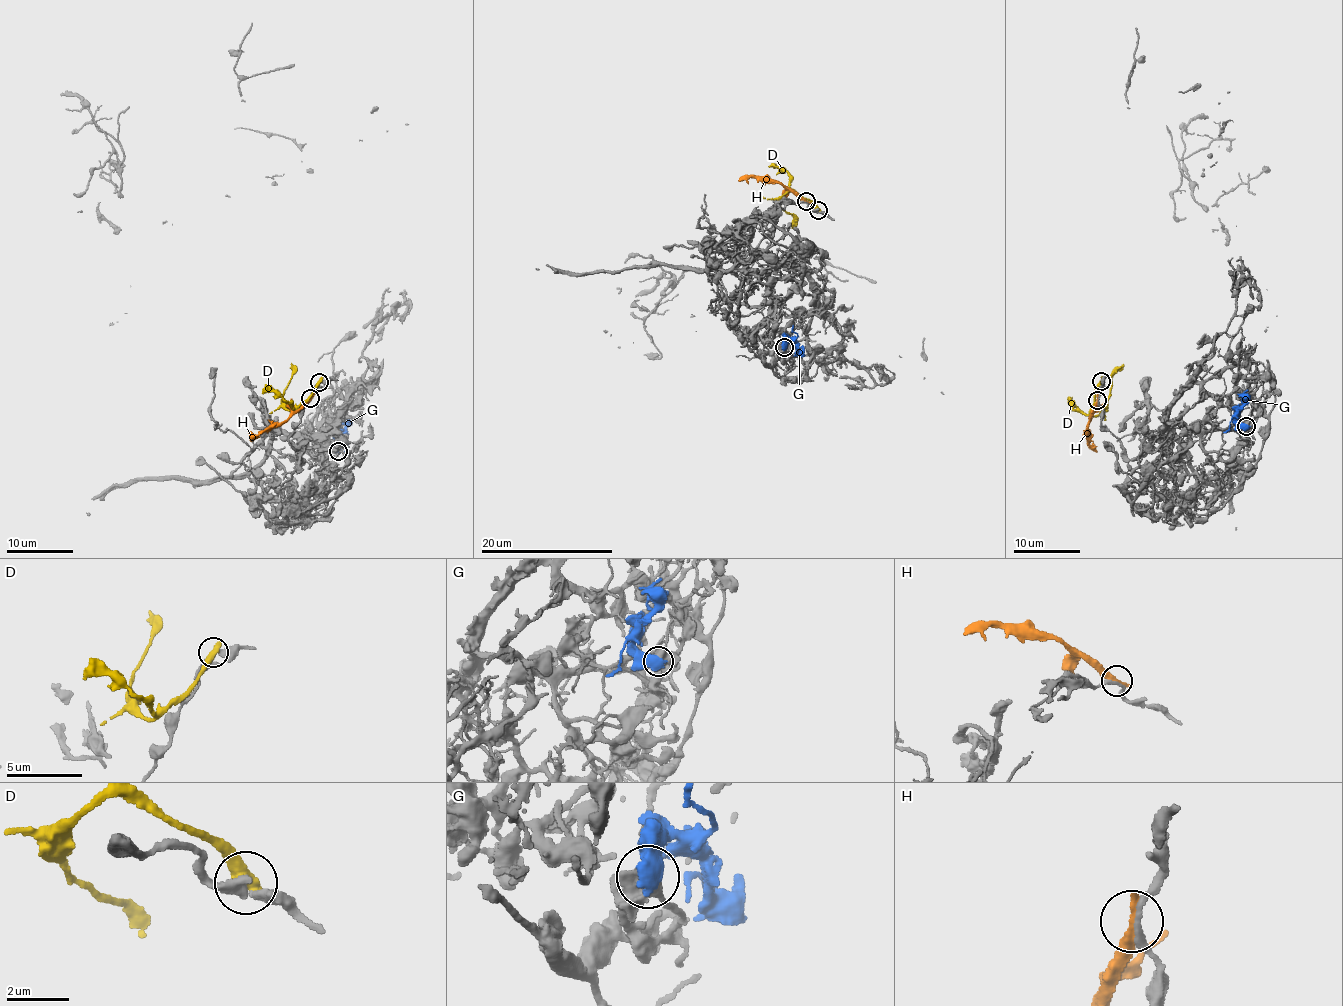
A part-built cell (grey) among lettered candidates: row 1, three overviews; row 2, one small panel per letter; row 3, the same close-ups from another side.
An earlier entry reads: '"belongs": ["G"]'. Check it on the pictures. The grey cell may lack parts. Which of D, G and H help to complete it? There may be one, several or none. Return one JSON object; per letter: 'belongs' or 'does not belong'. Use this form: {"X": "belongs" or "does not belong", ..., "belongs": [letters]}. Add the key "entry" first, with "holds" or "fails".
{"entry": "holds", "D": "does not belong", "G": "belongs", "H": "does not belong", "belongs": ["G"]}

